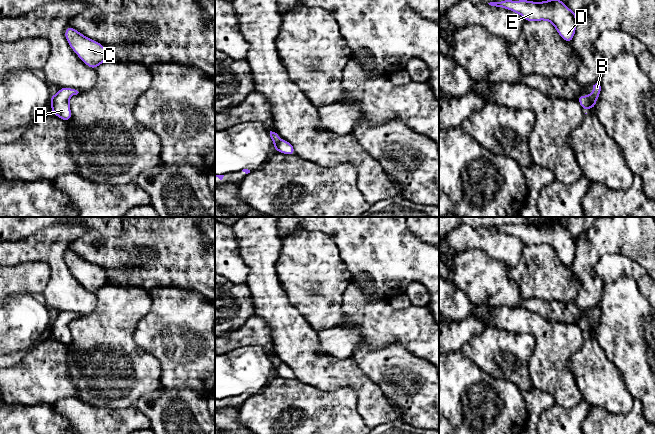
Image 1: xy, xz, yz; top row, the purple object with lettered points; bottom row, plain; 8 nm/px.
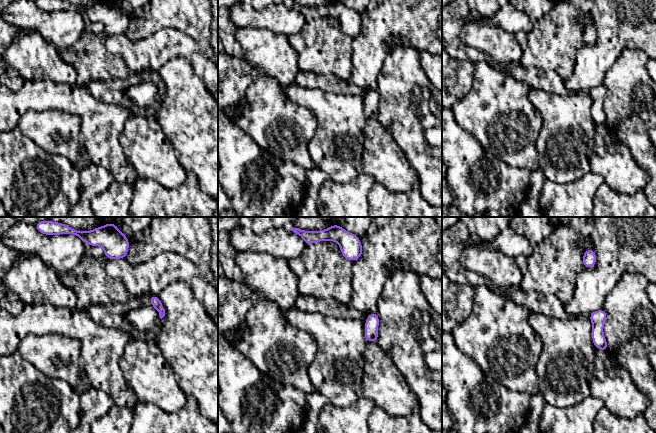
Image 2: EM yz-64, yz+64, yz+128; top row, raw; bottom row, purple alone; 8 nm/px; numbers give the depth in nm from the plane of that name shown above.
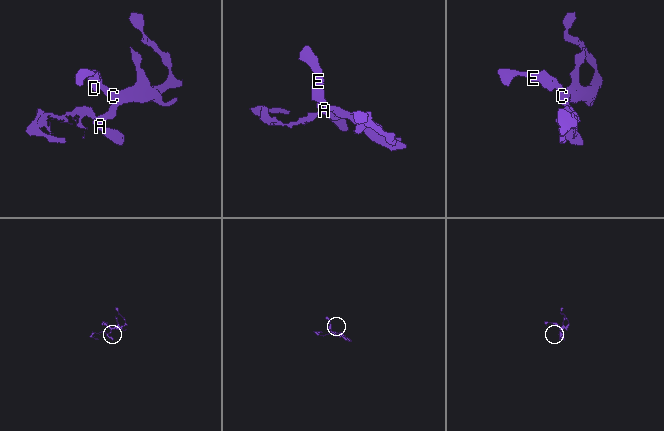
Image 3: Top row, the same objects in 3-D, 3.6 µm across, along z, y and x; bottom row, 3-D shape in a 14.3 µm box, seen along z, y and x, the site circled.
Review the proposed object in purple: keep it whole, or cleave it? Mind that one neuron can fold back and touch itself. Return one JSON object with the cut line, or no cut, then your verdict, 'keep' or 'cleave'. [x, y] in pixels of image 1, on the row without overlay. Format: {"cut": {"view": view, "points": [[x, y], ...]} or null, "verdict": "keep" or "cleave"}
{"cut": {"view": "xz", "points": [[280, 364], [274, 369]]}, "verdict": "cleave"}

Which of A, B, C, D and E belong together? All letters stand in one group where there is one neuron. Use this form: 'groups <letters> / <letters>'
groups A C D E / B

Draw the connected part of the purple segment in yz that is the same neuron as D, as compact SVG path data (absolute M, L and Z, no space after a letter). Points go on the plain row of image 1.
M553 221L543 226L528 224L503 224L488 227L520 238L525 245L546 244L554 249L561 262L571 267L577 250L577 237L569 233L560 223Z

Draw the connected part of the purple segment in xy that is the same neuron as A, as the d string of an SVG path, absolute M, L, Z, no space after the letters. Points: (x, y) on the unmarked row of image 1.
M60 312L57 319L50 325L52 337L65 346L68 346L68 344L72 342L69 323L71 320L77 319L78 317L77 314L72 312Z

